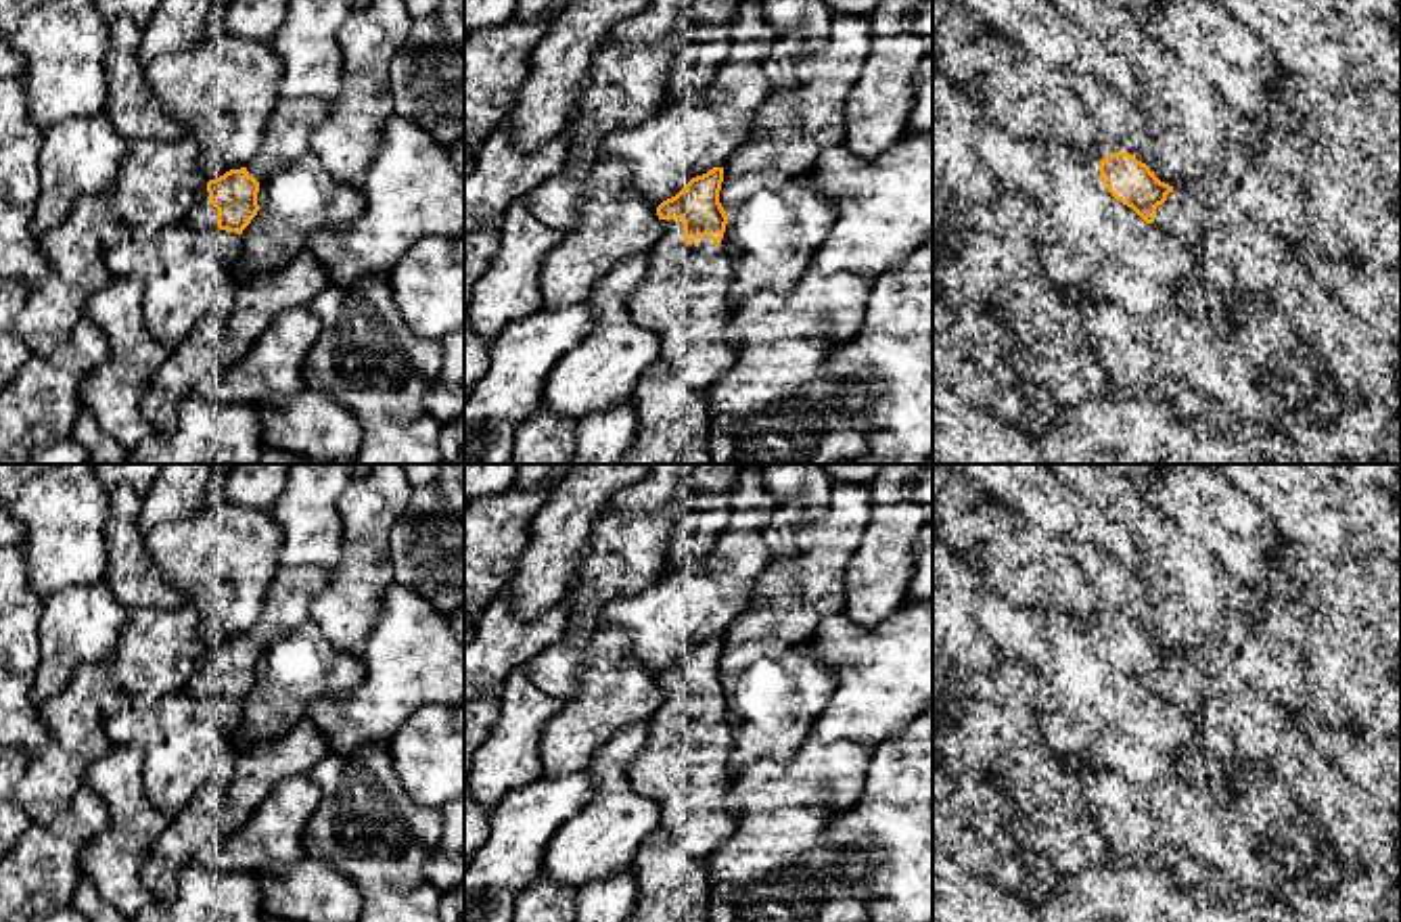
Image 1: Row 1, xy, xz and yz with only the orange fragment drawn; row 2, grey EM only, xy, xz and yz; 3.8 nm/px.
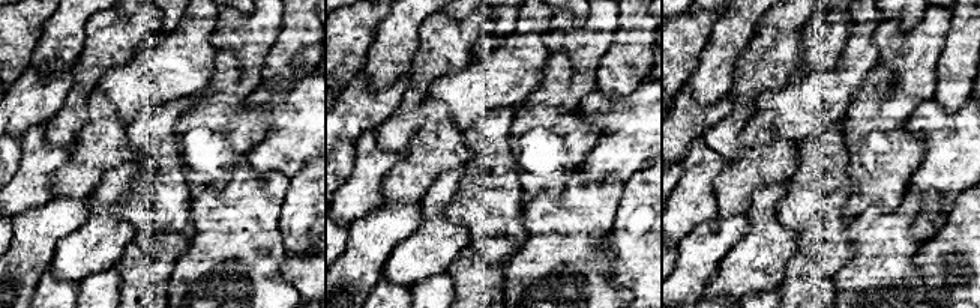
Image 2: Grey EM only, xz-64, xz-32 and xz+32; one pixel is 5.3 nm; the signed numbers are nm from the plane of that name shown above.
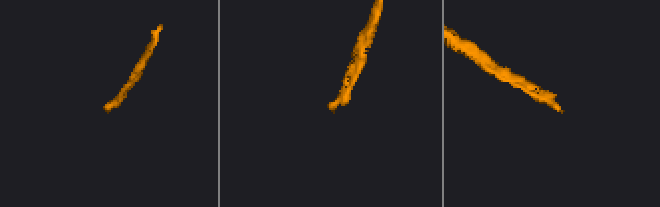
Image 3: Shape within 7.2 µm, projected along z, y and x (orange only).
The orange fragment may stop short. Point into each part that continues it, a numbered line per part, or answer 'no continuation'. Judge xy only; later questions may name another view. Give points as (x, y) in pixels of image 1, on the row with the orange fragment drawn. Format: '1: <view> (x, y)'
1: xy (293, 120)
2: xy (203, 216)

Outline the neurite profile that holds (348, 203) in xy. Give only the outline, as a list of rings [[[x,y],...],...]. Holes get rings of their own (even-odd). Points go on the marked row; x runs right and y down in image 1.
[[[305,153],[259,184],[257,205],[257,215],[243,230],[243,266],[289,261],[305,247],[307,234],[324,228],[328,211],[335,213],[337,228],[353,222],[364,211],[364,197],[360,186],[335,182],[320,159]]]

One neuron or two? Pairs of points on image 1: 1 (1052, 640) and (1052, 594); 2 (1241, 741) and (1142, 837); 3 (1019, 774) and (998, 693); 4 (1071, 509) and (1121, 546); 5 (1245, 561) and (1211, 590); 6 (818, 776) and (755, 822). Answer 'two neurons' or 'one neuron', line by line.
1: two neurons
2: two neurons
3: one neuron
4: one neuron
5: two neurons
6: one neuron

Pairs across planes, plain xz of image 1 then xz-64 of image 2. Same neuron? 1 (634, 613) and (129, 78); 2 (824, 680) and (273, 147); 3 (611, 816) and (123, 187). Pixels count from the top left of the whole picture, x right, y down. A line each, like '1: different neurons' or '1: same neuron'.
1: same neuron
2: different neurons
3: same neuron

